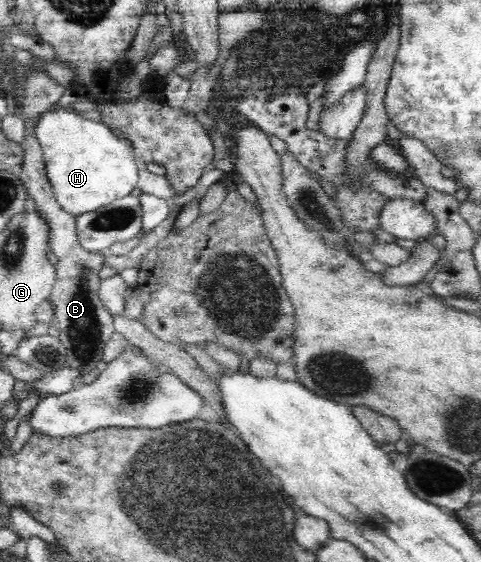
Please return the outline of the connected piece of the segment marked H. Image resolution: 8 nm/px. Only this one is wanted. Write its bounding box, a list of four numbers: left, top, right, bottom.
[34,106,140,217]

